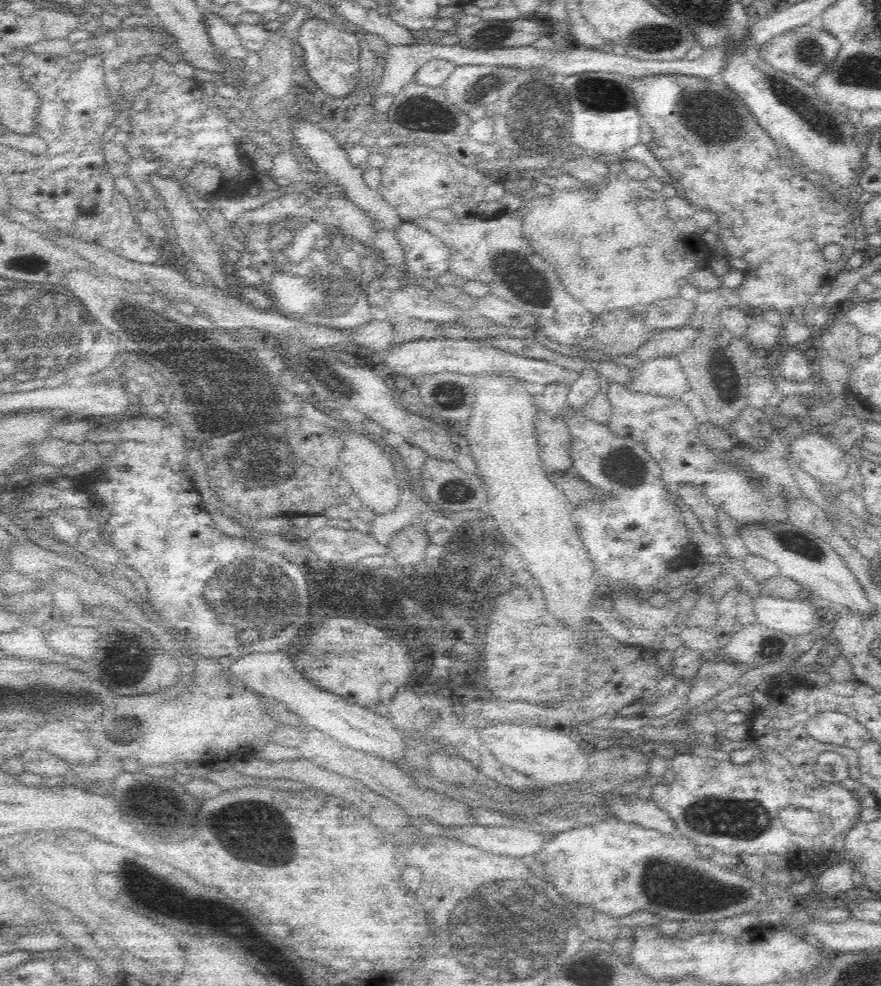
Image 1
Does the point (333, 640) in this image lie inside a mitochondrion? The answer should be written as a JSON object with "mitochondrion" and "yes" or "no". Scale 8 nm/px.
{"mitochondrion":"yes"}

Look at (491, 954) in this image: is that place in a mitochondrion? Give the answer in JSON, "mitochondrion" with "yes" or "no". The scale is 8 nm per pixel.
{"mitochondrion":"yes"}

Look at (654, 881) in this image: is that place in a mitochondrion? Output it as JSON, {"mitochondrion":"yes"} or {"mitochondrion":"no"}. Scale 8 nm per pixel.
{"mitochondrion":"yes"}

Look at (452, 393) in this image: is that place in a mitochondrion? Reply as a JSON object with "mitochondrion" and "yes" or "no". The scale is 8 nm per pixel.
{"mitochondrion":"yes"}

